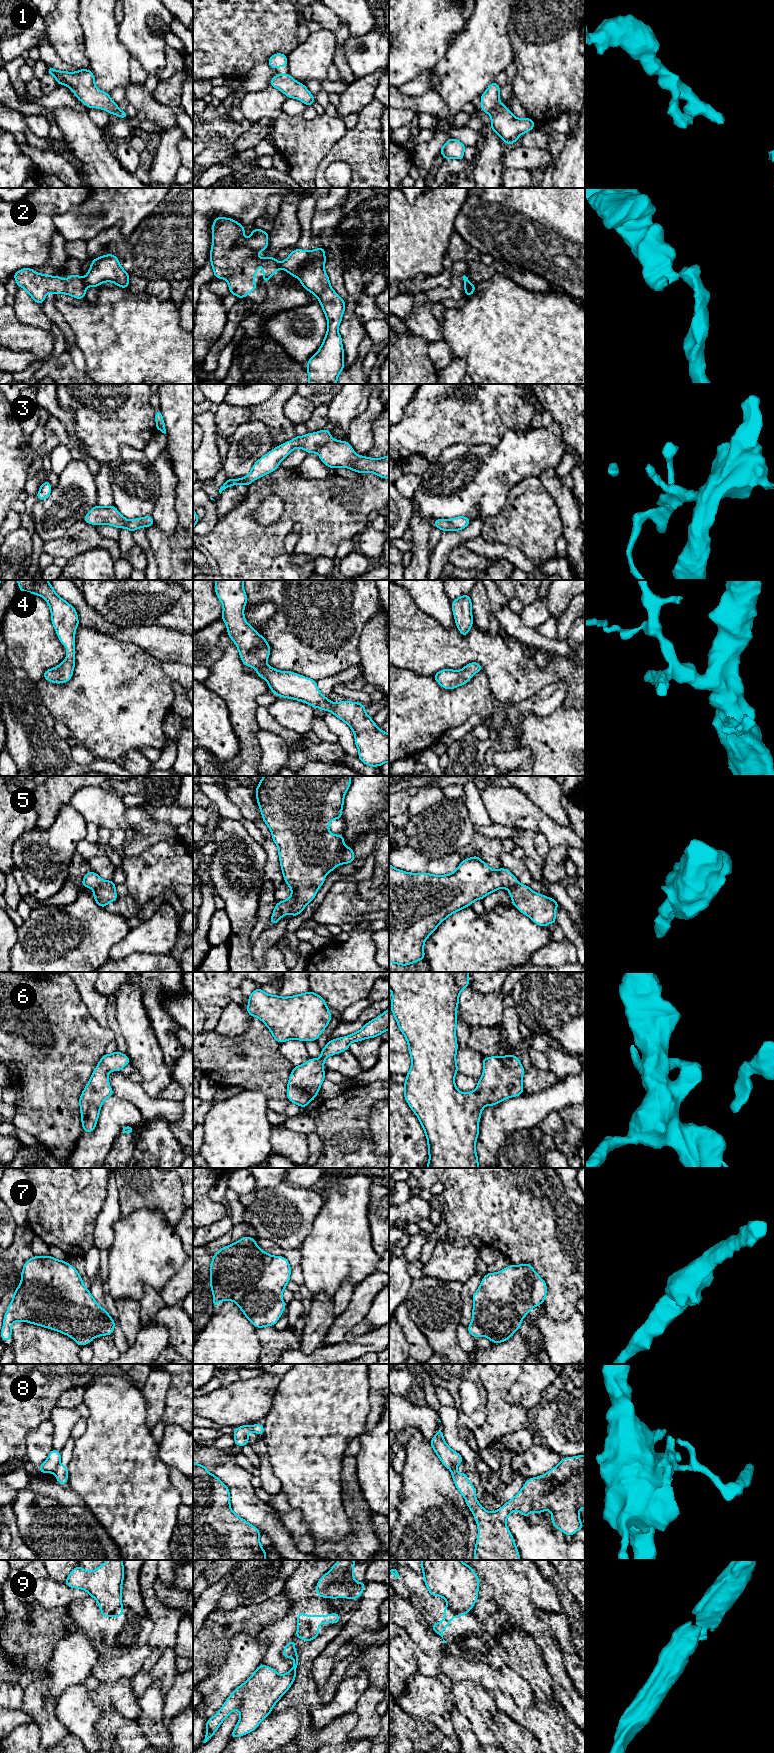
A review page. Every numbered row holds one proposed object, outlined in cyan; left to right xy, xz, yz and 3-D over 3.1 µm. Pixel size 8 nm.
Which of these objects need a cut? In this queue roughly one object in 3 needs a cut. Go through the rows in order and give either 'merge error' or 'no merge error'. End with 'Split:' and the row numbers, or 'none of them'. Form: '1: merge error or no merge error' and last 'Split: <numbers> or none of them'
1: no merge error
2: merge error
3: no merge error
4: no merge error
5: no merge error
6: no merge error
7: no merge error
8: merge error
9: merge error
Split: 2, 8, 9

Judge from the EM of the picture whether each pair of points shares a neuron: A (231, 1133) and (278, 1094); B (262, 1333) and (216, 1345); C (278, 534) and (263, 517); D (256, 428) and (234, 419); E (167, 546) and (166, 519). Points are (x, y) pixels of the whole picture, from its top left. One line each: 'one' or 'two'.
A: two
B: two
C: two
D: two
E: two

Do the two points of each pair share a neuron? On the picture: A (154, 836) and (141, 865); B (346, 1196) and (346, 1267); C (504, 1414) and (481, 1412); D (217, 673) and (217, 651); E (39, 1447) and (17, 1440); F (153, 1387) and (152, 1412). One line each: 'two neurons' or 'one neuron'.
A: two neurons
B: one neuron
C: two neurons
D: two neurons
E: two neurons
F: one neuron

